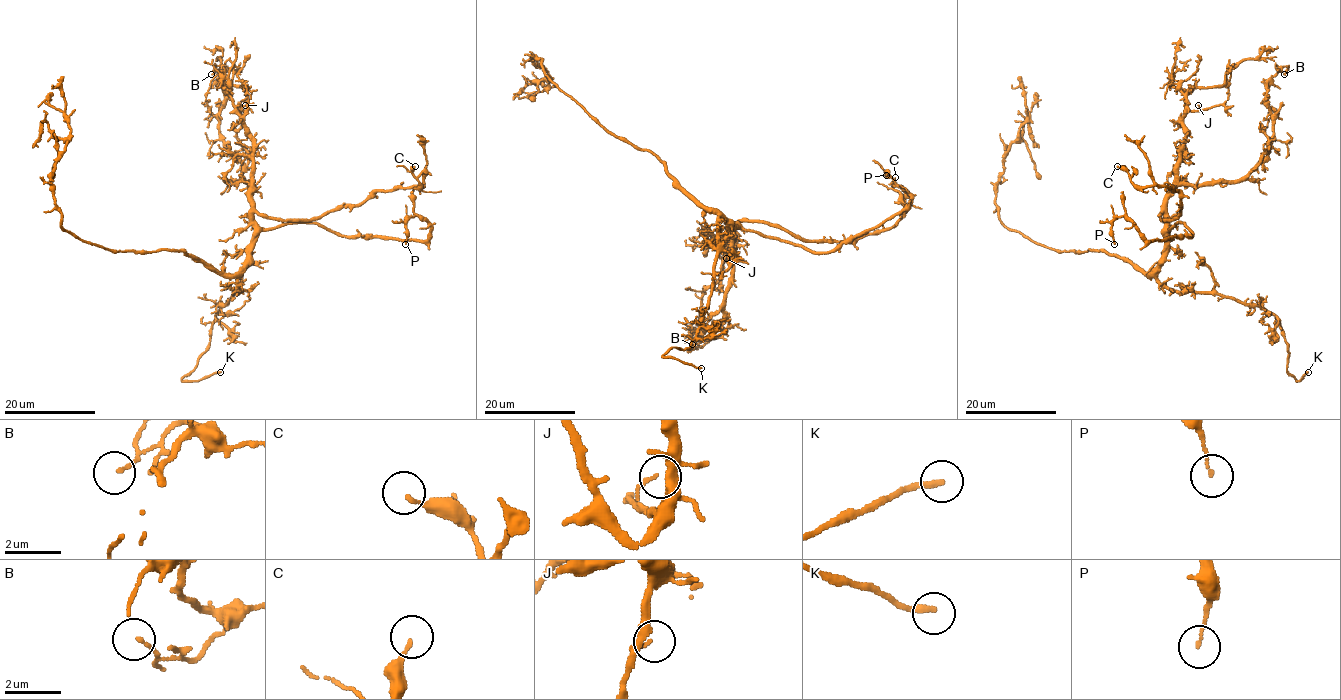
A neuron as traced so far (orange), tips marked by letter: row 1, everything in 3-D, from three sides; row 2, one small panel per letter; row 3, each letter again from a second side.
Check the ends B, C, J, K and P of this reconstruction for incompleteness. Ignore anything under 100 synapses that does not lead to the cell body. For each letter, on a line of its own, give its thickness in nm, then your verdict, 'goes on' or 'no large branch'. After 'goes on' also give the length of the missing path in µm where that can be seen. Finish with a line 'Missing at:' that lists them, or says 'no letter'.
B: calibre 110 nm; no large branch
C: calibre 140 nm; no large branch
J: calibre 100 nm; no large branch
K: calibre 240 nm; goes on; missing 30 µm
P: calibre 110 nm; no large branch
Missing at: K

